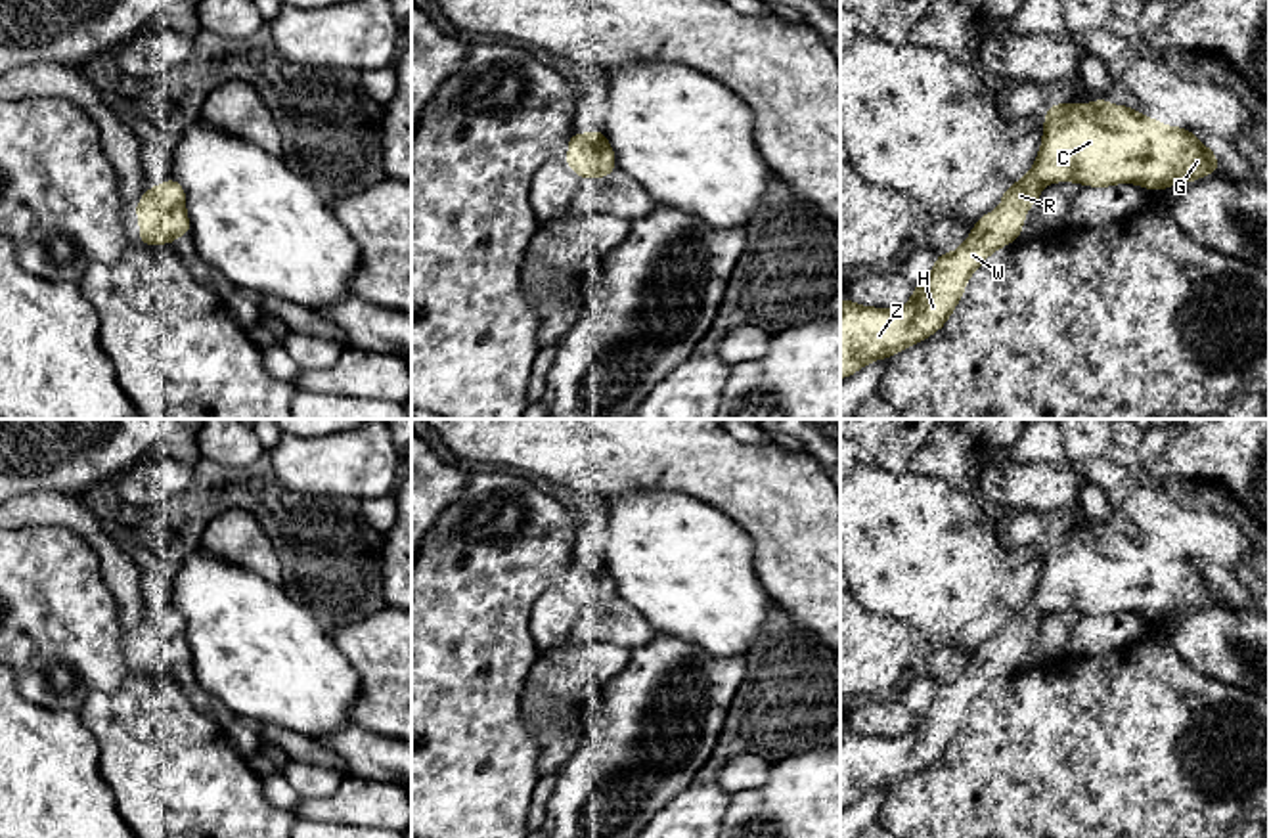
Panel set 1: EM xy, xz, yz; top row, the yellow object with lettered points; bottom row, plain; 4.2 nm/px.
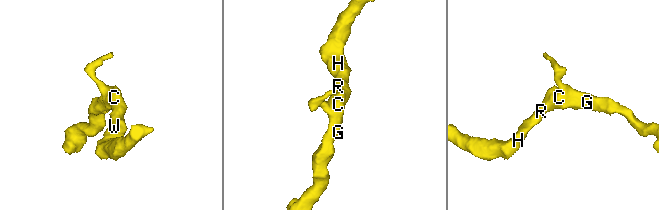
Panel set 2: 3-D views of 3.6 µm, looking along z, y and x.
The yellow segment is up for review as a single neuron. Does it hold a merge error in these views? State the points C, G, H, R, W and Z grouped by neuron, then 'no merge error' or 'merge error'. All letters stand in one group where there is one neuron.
C G H R W Z; no merge error

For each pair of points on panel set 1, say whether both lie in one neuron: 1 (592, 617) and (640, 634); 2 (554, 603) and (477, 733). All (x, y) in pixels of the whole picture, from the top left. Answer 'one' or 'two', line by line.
1: one
2: two

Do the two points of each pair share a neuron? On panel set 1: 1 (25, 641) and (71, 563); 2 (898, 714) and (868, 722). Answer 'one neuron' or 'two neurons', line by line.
1: one neuron
2: one neuron

